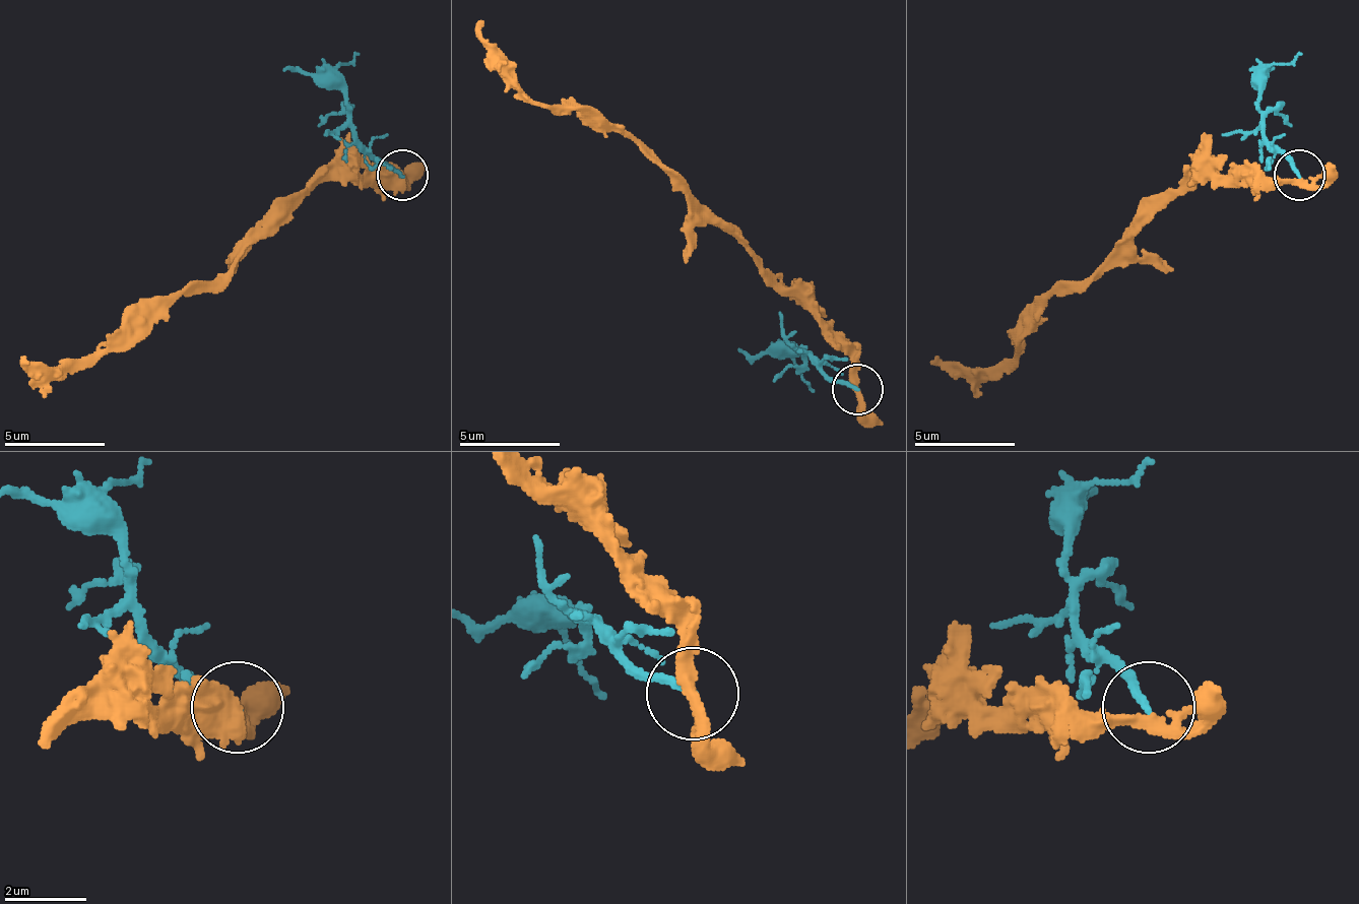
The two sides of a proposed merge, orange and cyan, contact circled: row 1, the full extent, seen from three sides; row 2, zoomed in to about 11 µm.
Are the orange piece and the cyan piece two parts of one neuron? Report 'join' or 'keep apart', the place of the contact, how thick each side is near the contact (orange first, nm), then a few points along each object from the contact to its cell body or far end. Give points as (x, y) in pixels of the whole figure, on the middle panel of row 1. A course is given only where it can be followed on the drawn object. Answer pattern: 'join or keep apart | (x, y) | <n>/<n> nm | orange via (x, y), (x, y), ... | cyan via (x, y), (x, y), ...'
keep apart | (857, 389) | 320/200 nm | orange via (858, 390), (858, 361), (631, 138), (596, 128), (576, 108), (530, 98), (515, 67), (474, 22) | cyan via (858, 390), (833, 381), (802, 350), (762, 356), (737, 350)

